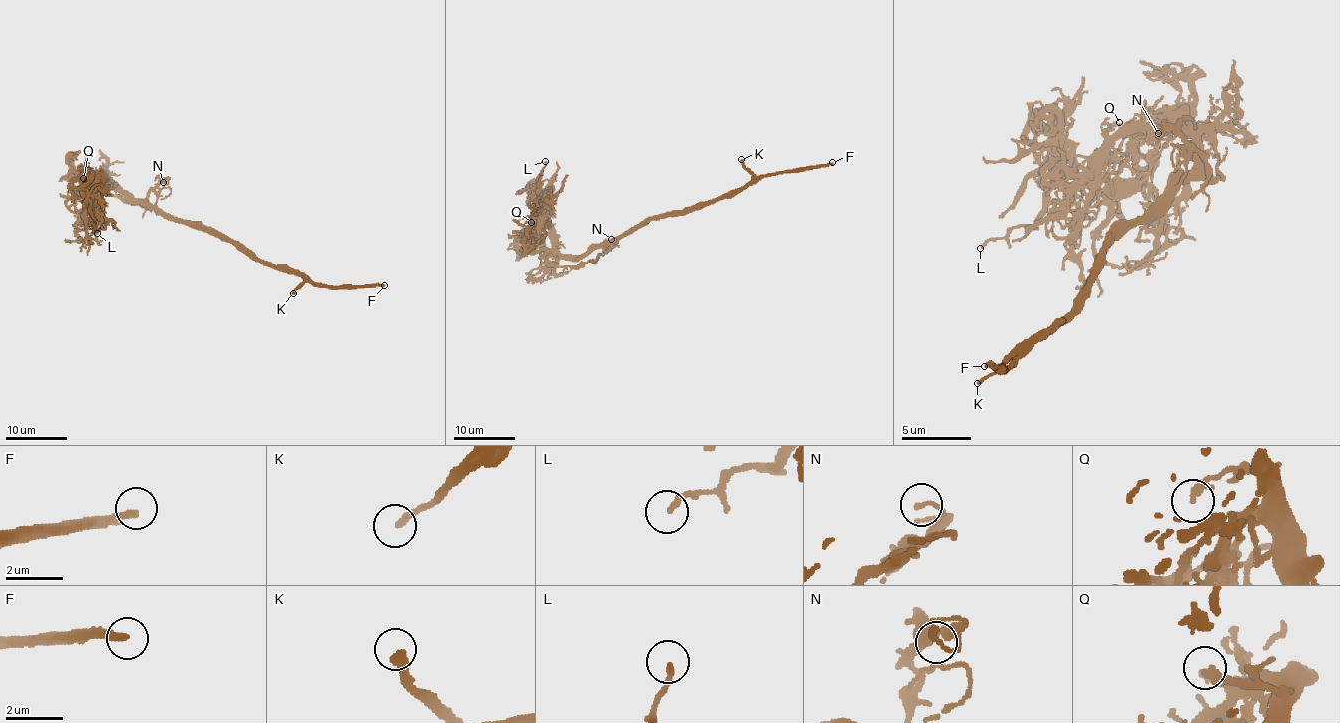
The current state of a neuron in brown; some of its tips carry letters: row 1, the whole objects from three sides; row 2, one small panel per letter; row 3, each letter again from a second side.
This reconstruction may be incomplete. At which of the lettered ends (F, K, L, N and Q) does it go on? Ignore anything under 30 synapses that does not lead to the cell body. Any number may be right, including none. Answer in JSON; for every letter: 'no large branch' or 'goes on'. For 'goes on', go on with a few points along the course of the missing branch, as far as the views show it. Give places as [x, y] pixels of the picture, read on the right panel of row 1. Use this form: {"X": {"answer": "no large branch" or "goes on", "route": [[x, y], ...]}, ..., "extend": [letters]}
{"F": {"answer": "goes on"}, "K": {"answer": "goes on"}, "L": {"answer": "no large branch"}, "N": {"answer": "no large branch"}, "Q": {"answer": "no large branch"}, "extend": ["F", "K"]}

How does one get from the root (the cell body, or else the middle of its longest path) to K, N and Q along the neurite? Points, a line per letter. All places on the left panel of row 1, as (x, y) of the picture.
K: (193, 225), (203, 232), (228, 236), (264, 261), (296, 270), (304, 279), (293, 293)
N: (193, 225), (165, 215), (157, 207), (159, 185), (168, 182), (163, 182)
Q: (193, 225), (145, 207), (108, 181), (97, 184), (83, 178)

